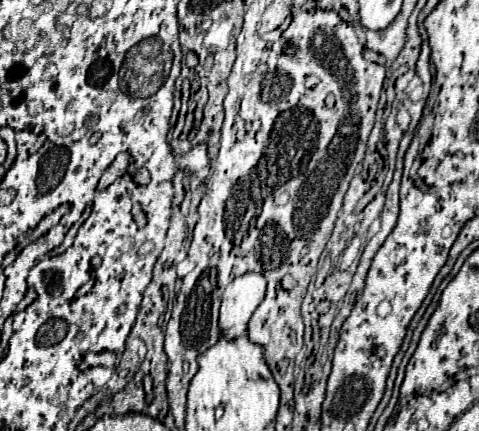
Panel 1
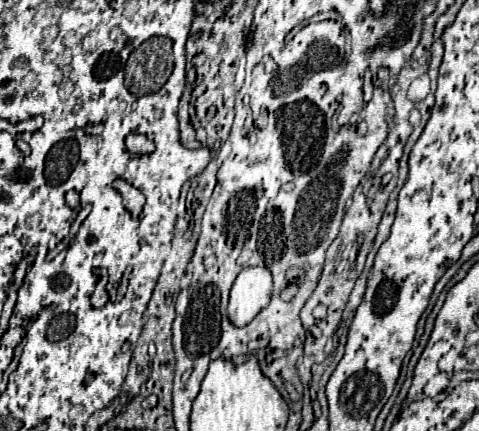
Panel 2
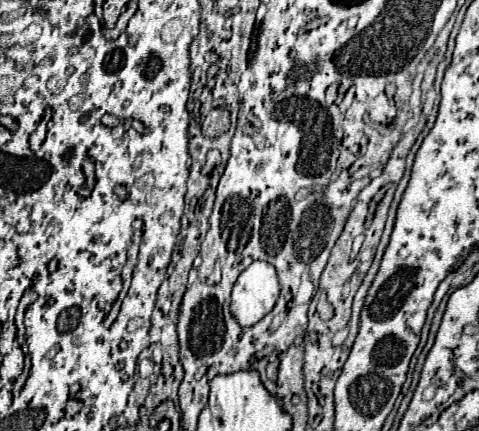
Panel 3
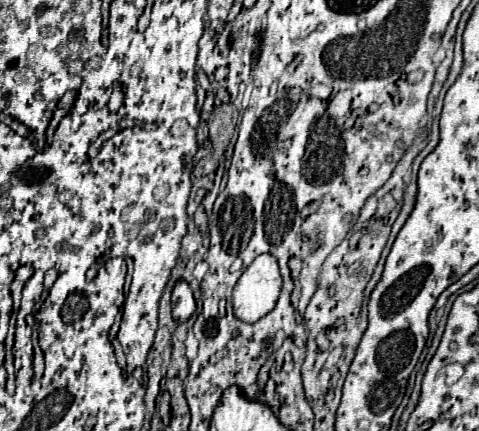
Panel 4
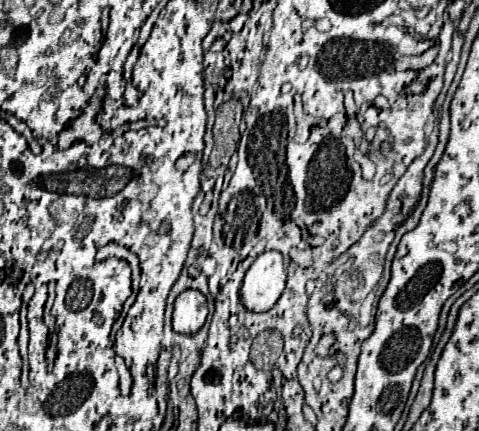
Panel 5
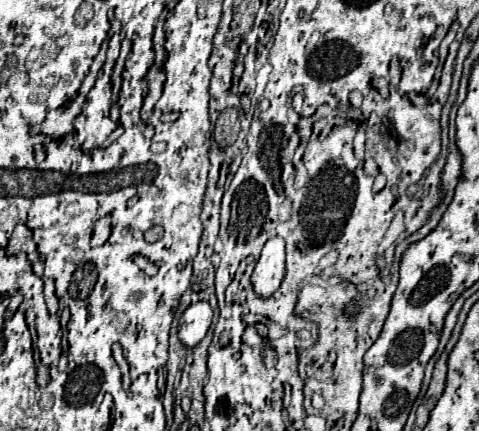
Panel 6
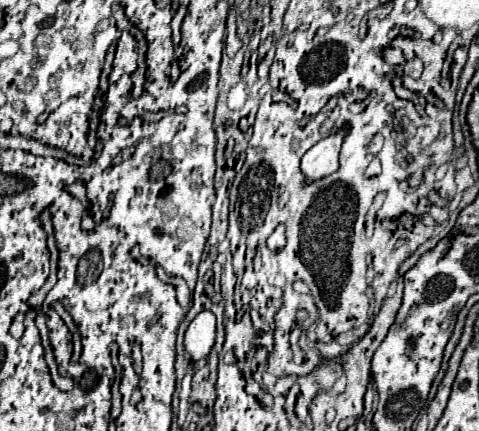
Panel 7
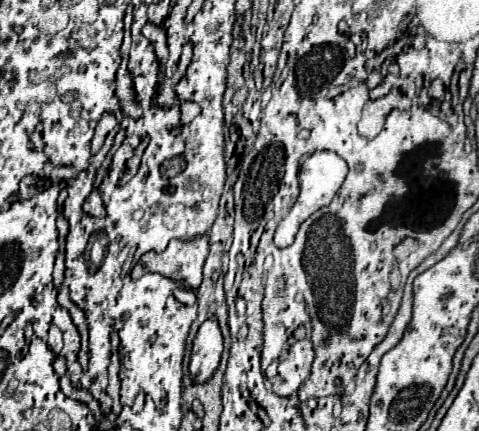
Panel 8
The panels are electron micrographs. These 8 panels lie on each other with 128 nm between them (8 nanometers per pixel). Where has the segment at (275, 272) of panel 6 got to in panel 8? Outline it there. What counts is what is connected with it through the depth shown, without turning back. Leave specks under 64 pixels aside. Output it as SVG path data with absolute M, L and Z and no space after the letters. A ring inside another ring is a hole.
M316 152L316 154L308 156L306 162L302 164L302 170L300 170L300 196L298 196L296 204L292 206L292 210L278 224L278 230L274 234L276 246L290 246L298 234L300 224L308 216L312 216L316 210L320 210L332 202L334 194L338 192L338 188L346 180L346 176L348 176L348 164L336 152Z

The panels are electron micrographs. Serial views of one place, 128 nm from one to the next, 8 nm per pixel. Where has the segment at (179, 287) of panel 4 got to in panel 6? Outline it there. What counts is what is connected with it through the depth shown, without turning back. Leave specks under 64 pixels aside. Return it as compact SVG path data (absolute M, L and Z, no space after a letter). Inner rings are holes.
M196 302L186 308L180 318L178 336L184 346L196 346L206 336L212 324L212 308L208 302Z

